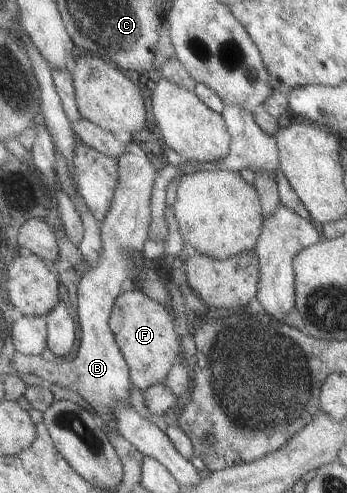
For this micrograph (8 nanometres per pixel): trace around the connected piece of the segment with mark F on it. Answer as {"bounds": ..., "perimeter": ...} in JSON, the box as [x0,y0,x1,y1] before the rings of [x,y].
{"bounds":[108,286,183,391],"perimeter":[[[136,286],[117,296],[108,326],[127,364],[132,386],[141,391],[157,382],[163,383],[171,368],[183,361],[183,346],[180,336],[175,332],[171,309],[149,298],[140,287]]]}

